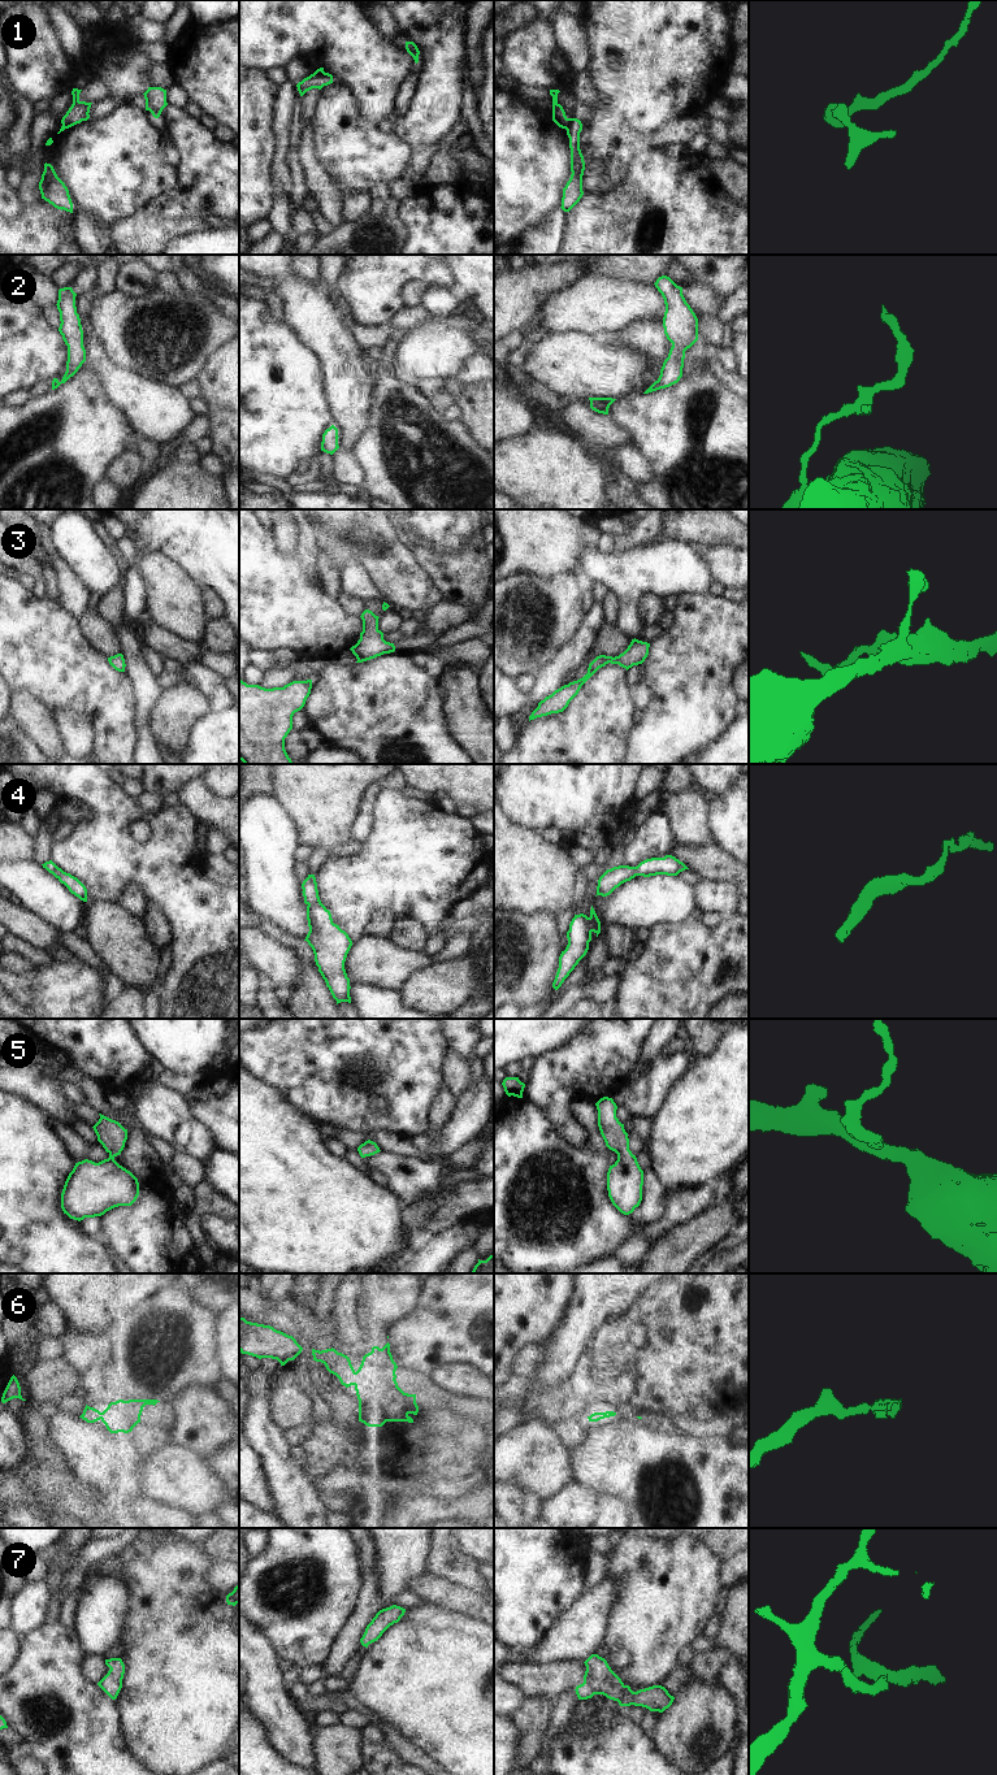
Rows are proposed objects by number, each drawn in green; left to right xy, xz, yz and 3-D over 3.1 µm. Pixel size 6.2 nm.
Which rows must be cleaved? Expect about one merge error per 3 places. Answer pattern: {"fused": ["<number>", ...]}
{"fused": ["1"]}

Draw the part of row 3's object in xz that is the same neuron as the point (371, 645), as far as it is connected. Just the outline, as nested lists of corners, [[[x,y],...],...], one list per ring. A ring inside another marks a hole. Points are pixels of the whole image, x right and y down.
[[[365,609],[360,617],[363,620],[360,639],[350,648],[357,659],[356,663],[363,663],[383,654],[394,652],[394,643],[386,642],[383,639],[383,633],[378,629],[380,617],[369,609]]]

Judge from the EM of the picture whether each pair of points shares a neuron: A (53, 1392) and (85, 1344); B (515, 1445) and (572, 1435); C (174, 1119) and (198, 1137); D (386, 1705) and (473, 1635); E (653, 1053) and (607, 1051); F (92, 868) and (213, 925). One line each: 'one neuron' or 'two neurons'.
A: two neurons
B: two neurons
C: one neuron
D: one neuron
E: two neurons
F: one neuron

